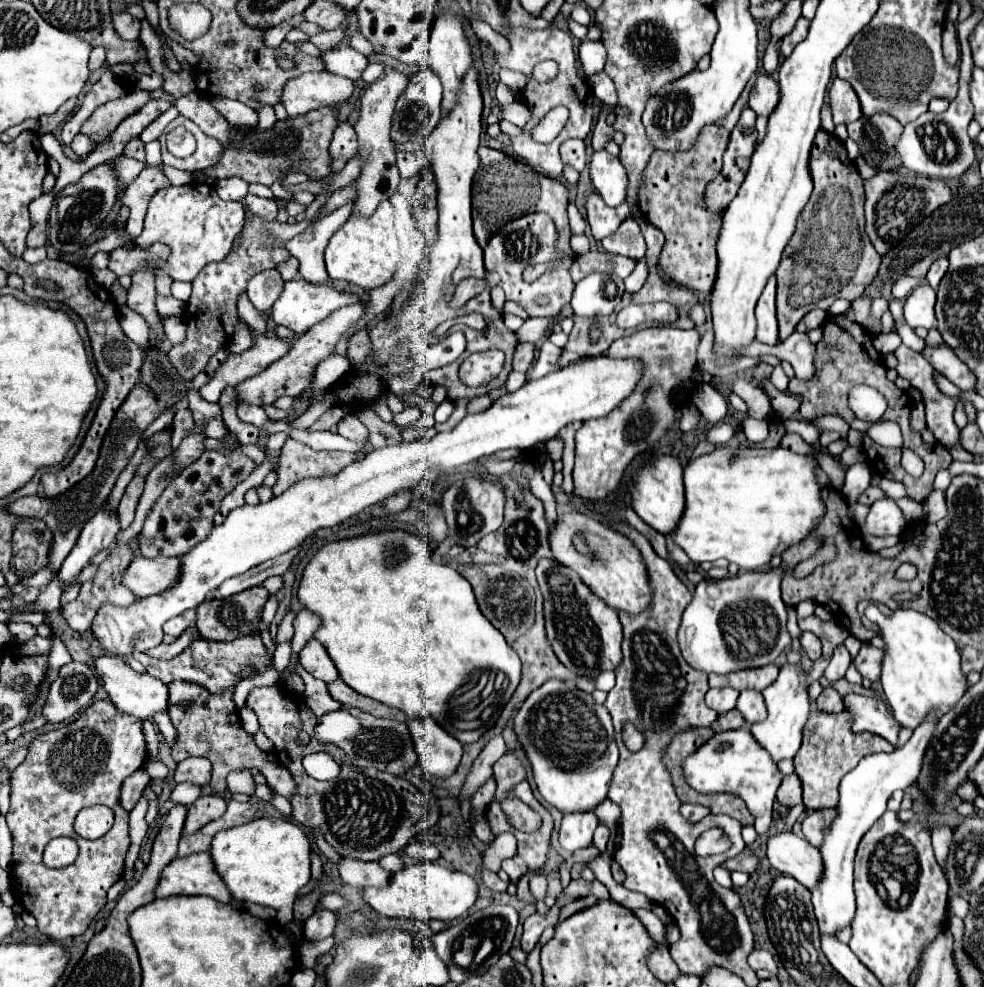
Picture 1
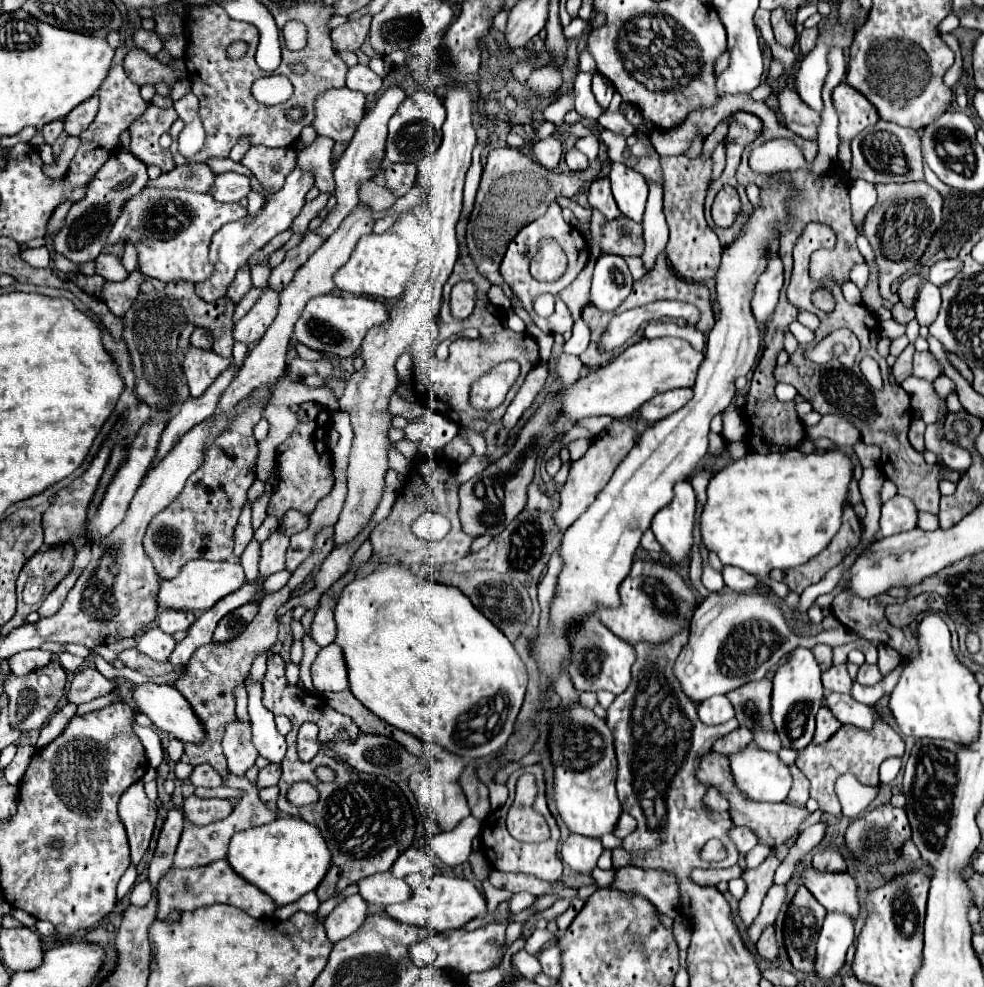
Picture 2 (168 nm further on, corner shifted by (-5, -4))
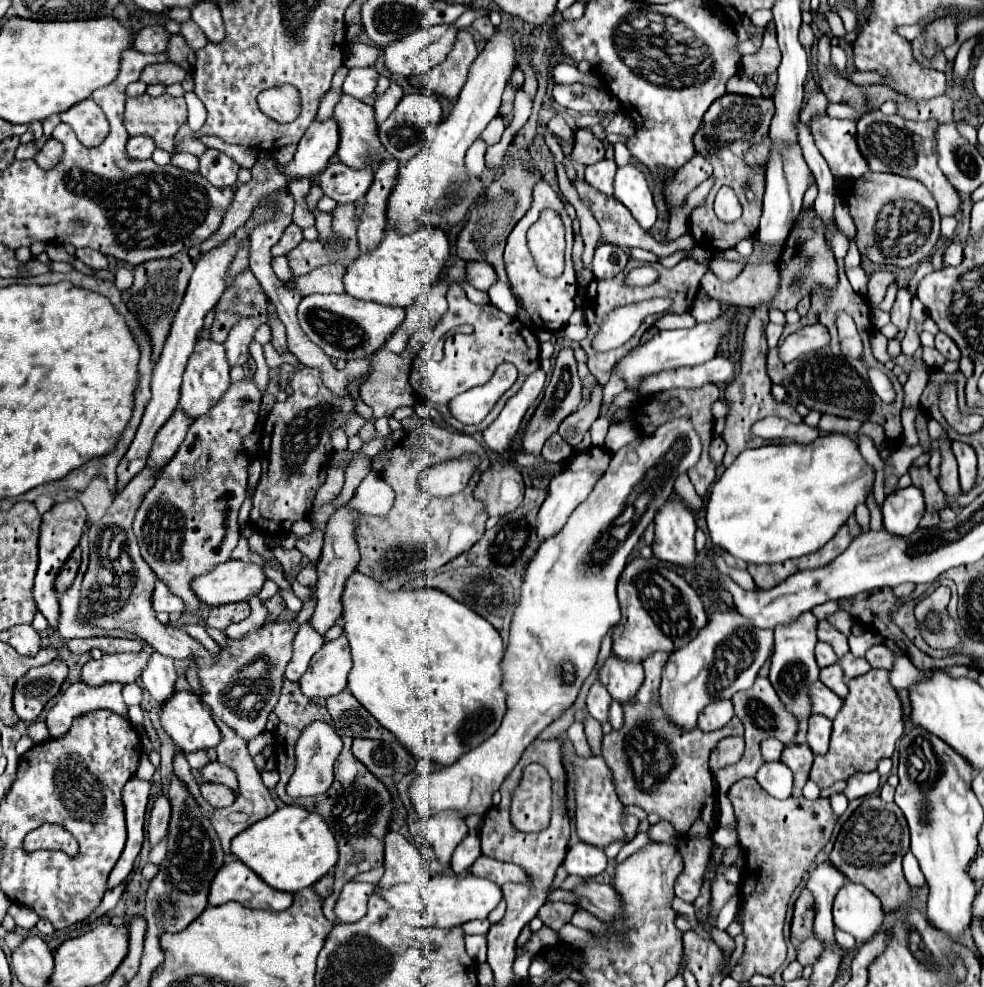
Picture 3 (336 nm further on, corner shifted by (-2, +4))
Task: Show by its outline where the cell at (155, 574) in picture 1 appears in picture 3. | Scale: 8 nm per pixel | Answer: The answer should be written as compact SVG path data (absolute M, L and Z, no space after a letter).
M226 561L220 563L214 571L196 577L192 581L194 593L204 599L206 605L224 605L224 603L238 603L250 601L250 597L262 591L266 575L262 567L250 561Z

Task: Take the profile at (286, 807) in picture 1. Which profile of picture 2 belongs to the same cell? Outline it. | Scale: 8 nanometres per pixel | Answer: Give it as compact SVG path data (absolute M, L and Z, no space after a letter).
M238 685L233 691L236 697L236 716L238 719L244 722L250 722L250 716L248 714L248 695L245 690L245 685Z

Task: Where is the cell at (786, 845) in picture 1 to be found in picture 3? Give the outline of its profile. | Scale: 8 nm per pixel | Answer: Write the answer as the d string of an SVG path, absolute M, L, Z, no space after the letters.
M846 883L834 901L834 925L850 933L858 943L866 943L882 927L884 913L880 899L864 885Z

